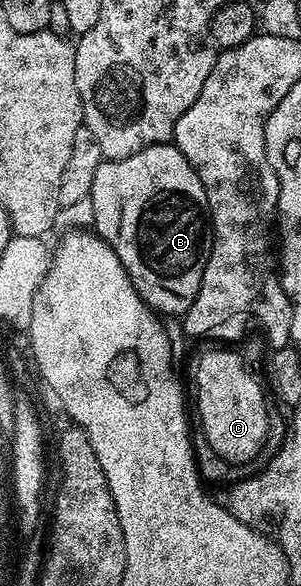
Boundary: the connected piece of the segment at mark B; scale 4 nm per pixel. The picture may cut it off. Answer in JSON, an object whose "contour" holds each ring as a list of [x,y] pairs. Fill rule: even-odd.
{"contour":[[[172,142],[152,144],[122,160],[102,159],[99,170],[95,170],[91,197],[94,204],[92,227],[96,235],[113,245],[135,290],[162,317],[184,317],[185,312],[191,310],[191,302],[195,302],[195,294],[199,294],[203,270],[207,270],[207,258],[213,249],[213,225],[209,218],[207,194],[191,162],[187,162],[187,158]],[[153,200],[157,203],[157,217],[153,220],[152,228],[149,215],[153,212]]]}

